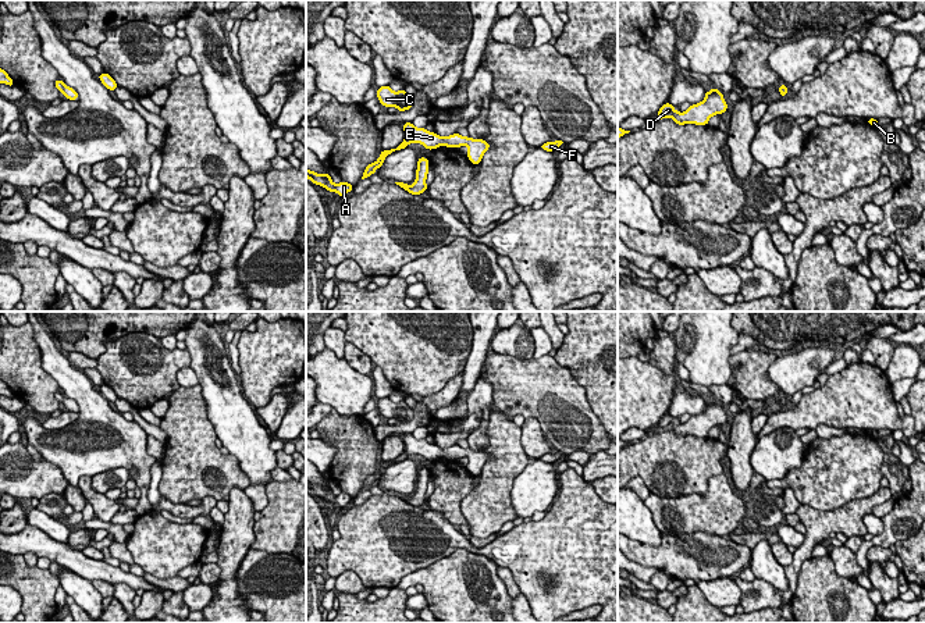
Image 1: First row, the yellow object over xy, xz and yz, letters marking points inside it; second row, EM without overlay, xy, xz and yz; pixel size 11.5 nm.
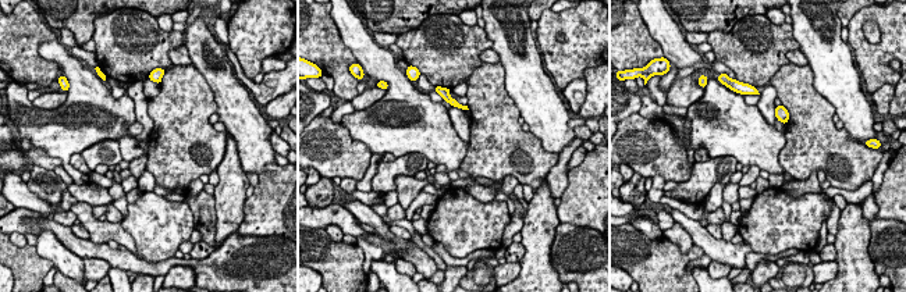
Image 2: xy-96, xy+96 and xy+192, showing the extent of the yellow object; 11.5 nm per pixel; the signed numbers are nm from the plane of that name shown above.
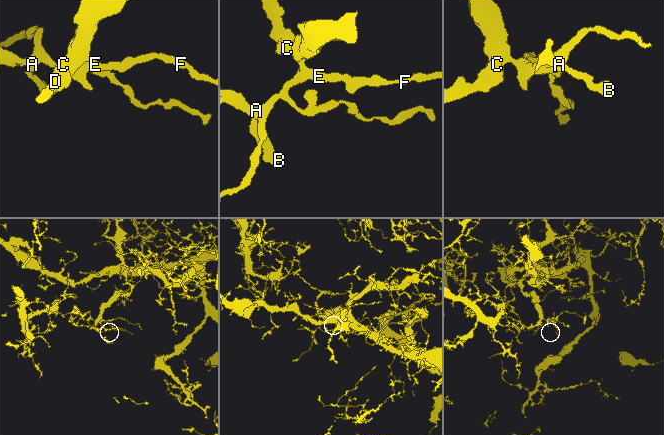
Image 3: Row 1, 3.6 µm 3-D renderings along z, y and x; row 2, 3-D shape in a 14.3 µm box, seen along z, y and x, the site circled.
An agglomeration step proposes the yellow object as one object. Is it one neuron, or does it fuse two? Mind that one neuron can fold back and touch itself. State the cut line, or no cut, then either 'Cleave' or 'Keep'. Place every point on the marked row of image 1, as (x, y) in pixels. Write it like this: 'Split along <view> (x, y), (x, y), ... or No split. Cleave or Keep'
No split. Keep

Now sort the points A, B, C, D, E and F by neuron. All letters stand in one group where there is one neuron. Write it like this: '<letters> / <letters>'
A B C D E F

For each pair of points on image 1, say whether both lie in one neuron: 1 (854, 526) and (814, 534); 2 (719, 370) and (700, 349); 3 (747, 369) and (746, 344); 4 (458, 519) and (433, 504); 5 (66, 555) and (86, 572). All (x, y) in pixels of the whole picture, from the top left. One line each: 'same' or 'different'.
1: same
2: same
3: different
4: same
5: same

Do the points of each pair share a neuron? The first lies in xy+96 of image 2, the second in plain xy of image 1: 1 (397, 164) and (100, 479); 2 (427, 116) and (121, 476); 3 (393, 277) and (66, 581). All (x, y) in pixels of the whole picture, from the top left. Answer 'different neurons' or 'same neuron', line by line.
1: same neuron
2: different neurons
3: same neuron

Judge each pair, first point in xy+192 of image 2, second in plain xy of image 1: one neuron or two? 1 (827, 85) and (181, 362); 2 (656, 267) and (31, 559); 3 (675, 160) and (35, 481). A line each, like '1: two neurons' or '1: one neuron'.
1: two neurons
2: two neurons
3: one neuron

